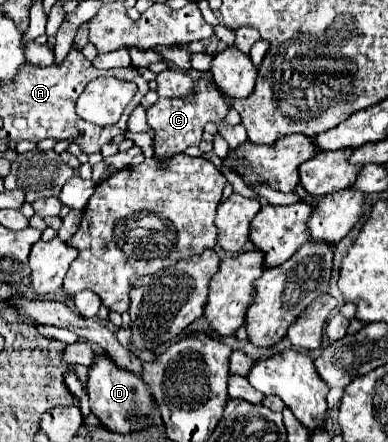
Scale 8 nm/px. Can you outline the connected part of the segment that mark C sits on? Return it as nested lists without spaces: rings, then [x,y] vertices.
[[[197,80],[195,82],[195,98],[183,100],[183,98],[159,98],[157,104],[153,104],[147,110],[147,122],[155,130],[155,156],[169,158],[173,154],[185,152],[187,146],[198,146],[202,140],[204,126],[207,122],[215,122],[219,128],[219,134],[227,140],[231,150],[237,150],[241,144],[247,142],[247,132],[243,124],[237,126],[223,126],[223,118],[229,110],[229,104],[223,100],[223,96],[207,82]]]

